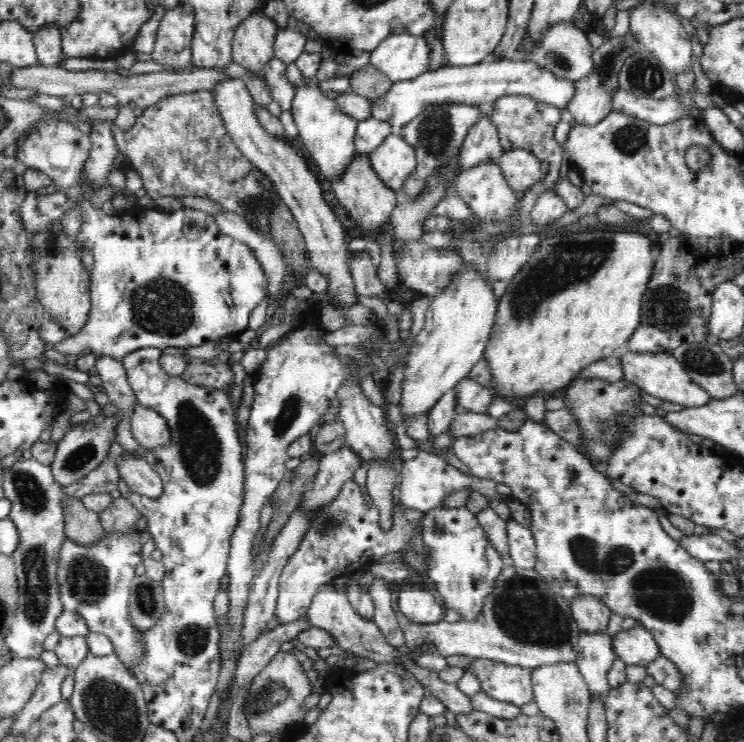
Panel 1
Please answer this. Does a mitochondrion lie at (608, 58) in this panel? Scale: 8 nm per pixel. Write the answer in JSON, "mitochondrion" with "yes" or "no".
{"mitochondrion":"yes"}

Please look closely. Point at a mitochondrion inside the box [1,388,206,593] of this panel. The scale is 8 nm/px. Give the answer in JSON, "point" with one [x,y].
{"point":[33,498]}

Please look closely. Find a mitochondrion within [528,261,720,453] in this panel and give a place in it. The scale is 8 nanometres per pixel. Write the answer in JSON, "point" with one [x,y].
{"point":[668,307]}

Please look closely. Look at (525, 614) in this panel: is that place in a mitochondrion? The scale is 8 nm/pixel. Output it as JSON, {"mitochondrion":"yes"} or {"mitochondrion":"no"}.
{"mitochondrion":"yes"}

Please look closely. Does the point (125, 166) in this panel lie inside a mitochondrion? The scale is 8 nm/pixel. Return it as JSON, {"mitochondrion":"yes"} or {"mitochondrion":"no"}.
{"mitochondrion":"no"}

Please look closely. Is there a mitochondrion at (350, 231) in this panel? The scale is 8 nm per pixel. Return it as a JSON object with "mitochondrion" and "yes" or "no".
{"mitochondrion":"no"}

